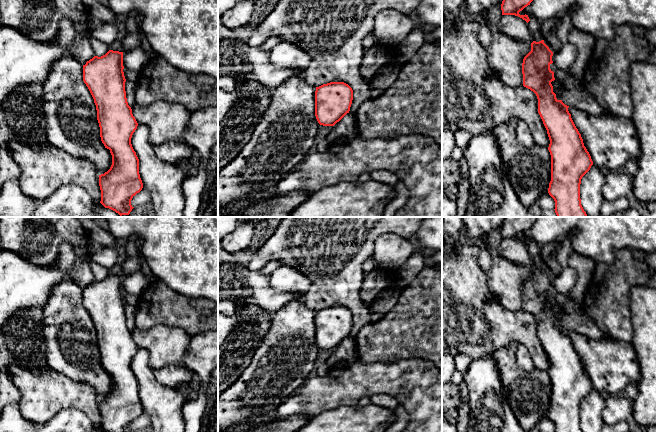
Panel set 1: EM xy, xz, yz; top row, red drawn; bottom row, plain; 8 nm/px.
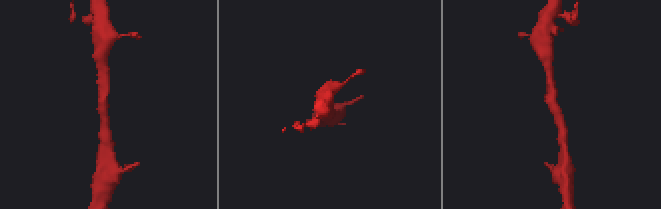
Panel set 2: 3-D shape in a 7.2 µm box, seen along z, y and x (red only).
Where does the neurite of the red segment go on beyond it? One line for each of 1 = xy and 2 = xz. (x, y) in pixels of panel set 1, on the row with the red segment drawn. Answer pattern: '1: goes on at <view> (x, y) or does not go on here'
1: does not go on here
2: does not go on here

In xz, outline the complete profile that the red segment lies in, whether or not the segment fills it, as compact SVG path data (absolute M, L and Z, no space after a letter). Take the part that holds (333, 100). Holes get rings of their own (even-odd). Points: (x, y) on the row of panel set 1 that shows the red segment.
M330 82L316 87L315 116L320 125L334 126L350 111L352 88L344 82Z

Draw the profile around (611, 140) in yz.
M571 106L568 111L594 165L617 172L628 160L639 159L641 146L632 119L606 112L593 116Z

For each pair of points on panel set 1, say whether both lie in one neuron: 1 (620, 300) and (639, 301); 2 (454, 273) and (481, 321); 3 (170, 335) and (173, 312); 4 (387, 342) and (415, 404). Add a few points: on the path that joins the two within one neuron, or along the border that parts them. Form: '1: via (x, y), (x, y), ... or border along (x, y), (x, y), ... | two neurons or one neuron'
1: border along (632, 287), (630, 293), (631, 324) | two neurons
2: via (454, 285), (454, 294), (469, 309) | one neuron
3: border along (148, 328), (156, 324), (178, 327), (191, 337) | two neurons
4: border along (419, 358), (400, 359), (388, 363), (373, 363) | two neurons

